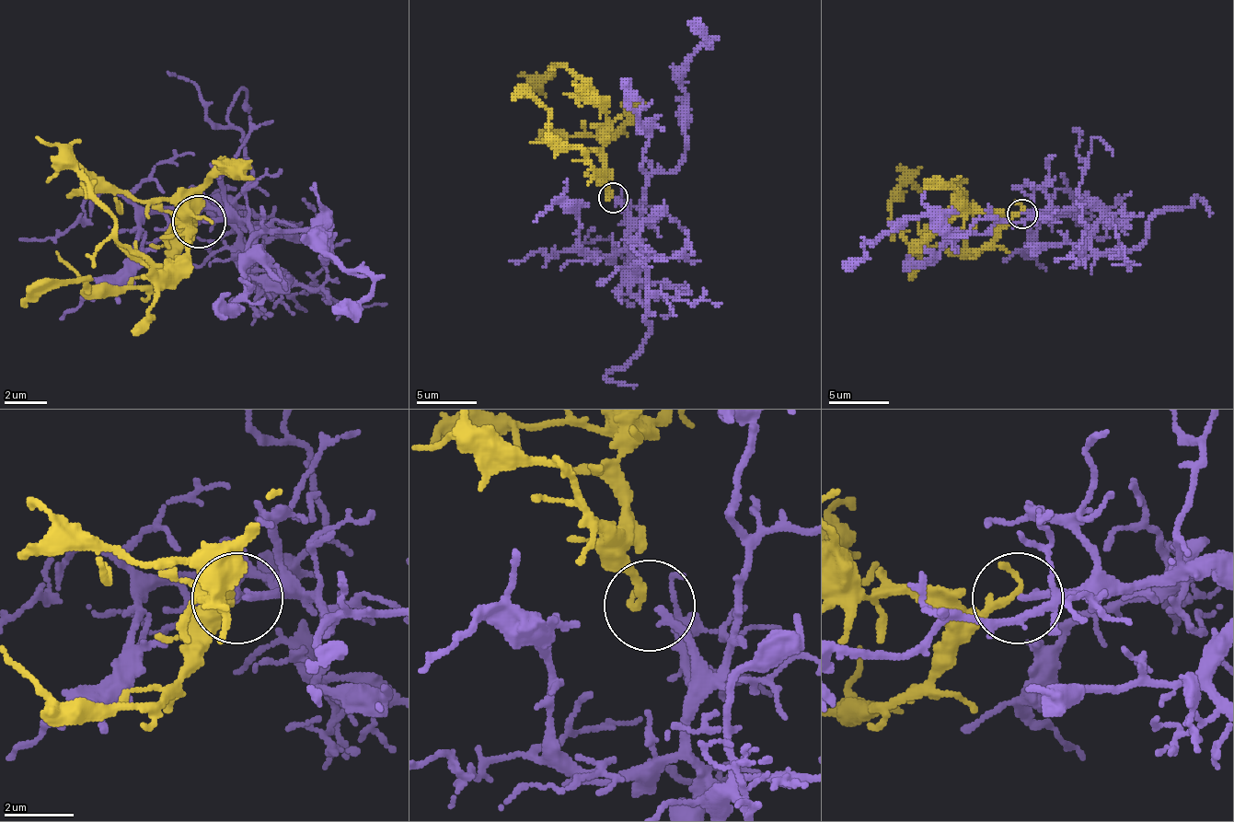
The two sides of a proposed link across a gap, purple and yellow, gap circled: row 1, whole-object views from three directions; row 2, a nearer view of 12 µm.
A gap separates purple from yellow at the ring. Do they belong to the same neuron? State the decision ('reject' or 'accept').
accept

